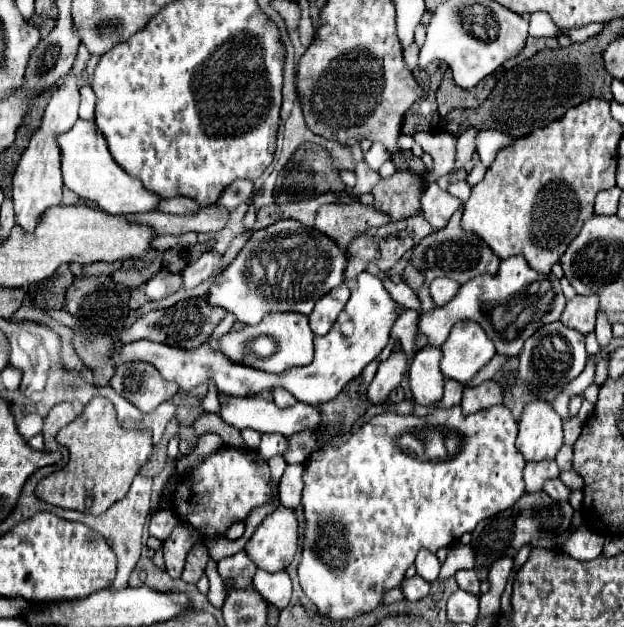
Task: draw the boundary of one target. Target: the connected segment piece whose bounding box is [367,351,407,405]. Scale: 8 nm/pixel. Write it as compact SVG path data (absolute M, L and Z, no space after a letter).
M397 351L385 363L379 365L377 375L367 391L367 399L371 405L385 405L389 401L389 393L401 383L401 377L405 373L405 363L407 355L403 351Z

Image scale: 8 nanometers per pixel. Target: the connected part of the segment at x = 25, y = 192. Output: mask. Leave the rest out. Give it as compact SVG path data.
M69 75L65 83L51 93L51 99L47 103L47 109L41 119L41 127L33 133L29 147L21 155L21 161L13 175L13 203L15 203L15 223L21 225L25 231L33 231L39 217L45 213L45 209L61 203L61 151L59 151L59 135L63 131L69 131L73 123L77 121L77 109L79 109L79 87L75 83L75 77Z

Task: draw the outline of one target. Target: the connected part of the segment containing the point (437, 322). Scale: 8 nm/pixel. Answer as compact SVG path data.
M517 255L501 261L497 275L479 275L469 283L461 285L455 299L443 307L433 307L419 317L419 333L427 337L427 345L441 347L447 341L449 329L463 319L481 323L489 339L493 339L497 353L519 355L527 337L531 337L539 327L557 321L565 307L565 295L561 291L559 279L549 275L539 275L527 261Z

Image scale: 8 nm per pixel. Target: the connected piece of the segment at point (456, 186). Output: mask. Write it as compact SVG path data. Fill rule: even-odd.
M455 181L455 183L451 183L449 185L449 189L447 189L451 195L455 195L457 199L461 199L461 201L465 201L467 197L469 197L469 191L471 191L471 187L465 183L465 181Z

